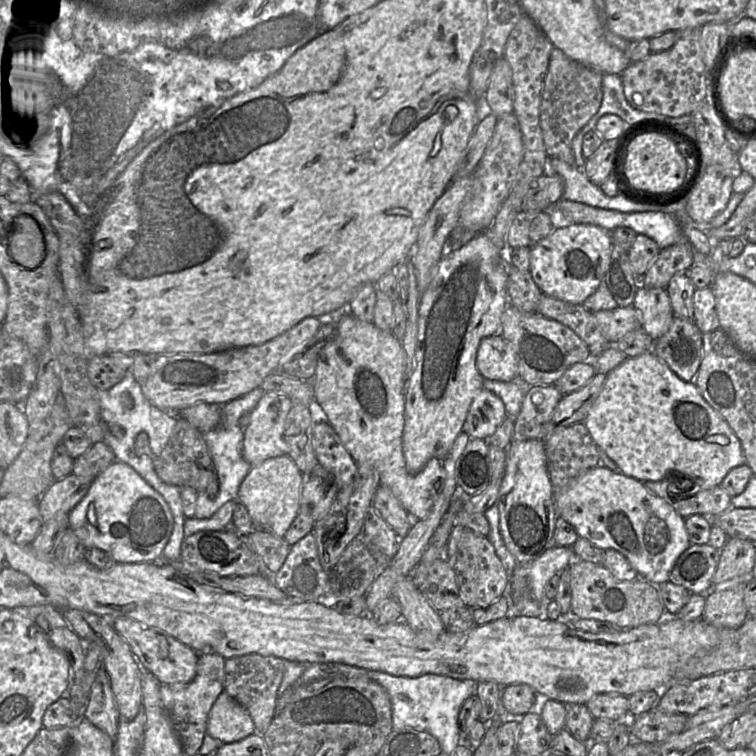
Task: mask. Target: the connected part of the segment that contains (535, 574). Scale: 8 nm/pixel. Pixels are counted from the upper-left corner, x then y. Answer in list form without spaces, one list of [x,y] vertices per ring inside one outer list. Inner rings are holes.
[[[553,546],[527,566],[532,594],[539,604],[545,597],[547,582],[569,568],[576,560],[571,547]]]

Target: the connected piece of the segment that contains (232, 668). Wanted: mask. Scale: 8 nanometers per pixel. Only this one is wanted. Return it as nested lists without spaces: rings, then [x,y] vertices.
[[[248,654],[225,660],[224,690],[247,709],[256,733],[262,735],[269,727],[275,713],[278,690],[285,671],[285,660],[274,656]]]

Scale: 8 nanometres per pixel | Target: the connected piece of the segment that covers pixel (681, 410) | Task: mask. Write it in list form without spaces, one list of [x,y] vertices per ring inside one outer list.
[[[652,350],[636,357],[627,357],[626,360],[606,375],[605,382],[583,424],[599,450],[606,454],[622,474],[641,482],[660,481],[665,477],[678,478],[682,481],[681,485],[684,488],[690,488],[686,496],[692,496],[700,491],[720,486],[730,470],[746,463],[740,440],[729,424],[702,397],[695,383],[680,379]]]

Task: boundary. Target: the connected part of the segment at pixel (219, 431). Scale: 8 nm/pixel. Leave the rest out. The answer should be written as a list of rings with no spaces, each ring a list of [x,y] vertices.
[[[257,388],[245,396],[230,401],[220,407],[221,423],[215,429],[203,433],[203,438],[212,458],[218,480],[218,493],[209,496],[206,492],[197,493],[195,518],[208,519],[212,517],[225,503],[238,501],[240,485],[248,475],[252,466],[242,455],[244,431],[239,426],[239,419],[250,415],[259,400],[264,396],[265,391]]]

